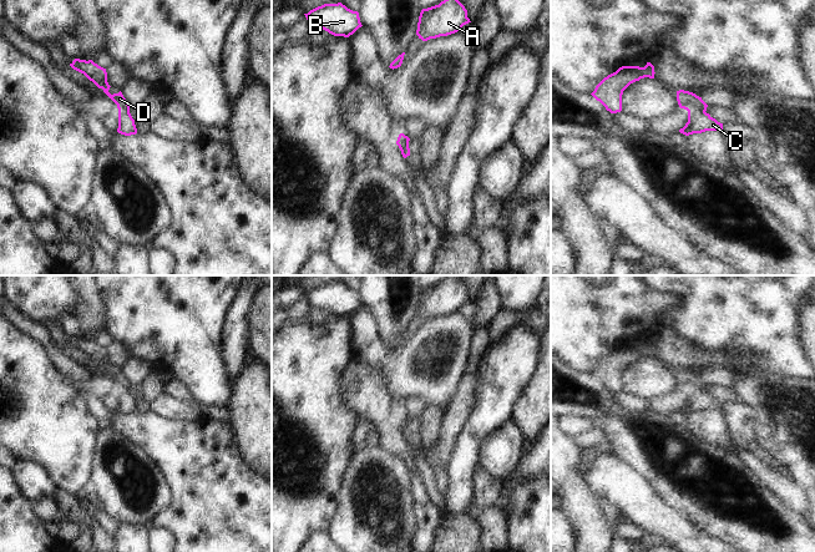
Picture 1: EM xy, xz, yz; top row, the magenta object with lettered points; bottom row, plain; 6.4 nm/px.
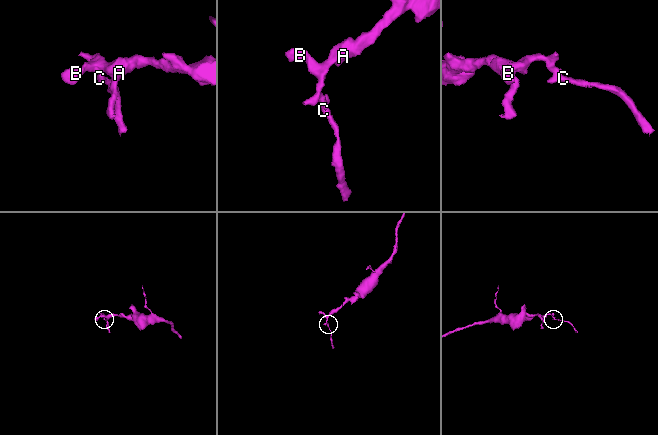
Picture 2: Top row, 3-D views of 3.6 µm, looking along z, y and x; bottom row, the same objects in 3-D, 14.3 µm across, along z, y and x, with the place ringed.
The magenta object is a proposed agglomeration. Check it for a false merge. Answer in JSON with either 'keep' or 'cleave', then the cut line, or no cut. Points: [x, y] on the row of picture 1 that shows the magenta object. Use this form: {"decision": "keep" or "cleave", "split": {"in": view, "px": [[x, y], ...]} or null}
{"decision": "cleave", "split": {"in": "yz", "px": [[688, 110], [704, 112]]}}

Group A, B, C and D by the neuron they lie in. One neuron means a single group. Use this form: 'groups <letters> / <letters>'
groups A B D / C

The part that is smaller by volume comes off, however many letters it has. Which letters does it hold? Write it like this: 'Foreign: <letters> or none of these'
Foreign: C

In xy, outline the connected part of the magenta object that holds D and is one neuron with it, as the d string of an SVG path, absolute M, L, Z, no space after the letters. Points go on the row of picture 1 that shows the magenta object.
M75 59L70 66L83 74L90 81L92 81L98 88L102 88L103 92L117 105L118 111L130 111L130 105L123 97L122 92L111 95L108 92L110 85L107 82L106 69L98 66L92 60L80 60Z

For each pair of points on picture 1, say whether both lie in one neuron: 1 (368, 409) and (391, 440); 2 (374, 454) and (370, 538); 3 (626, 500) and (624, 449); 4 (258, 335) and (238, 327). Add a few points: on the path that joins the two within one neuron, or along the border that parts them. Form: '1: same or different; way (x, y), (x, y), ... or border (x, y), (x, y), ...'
1: same; way (375, 416), (389, 433)
2: same; way (355, 472), (349, 489), (354, 517)
3: different; border (613, 452), (647, 480)
4: different; border (252, 303), (247, 314), (247, 349)

